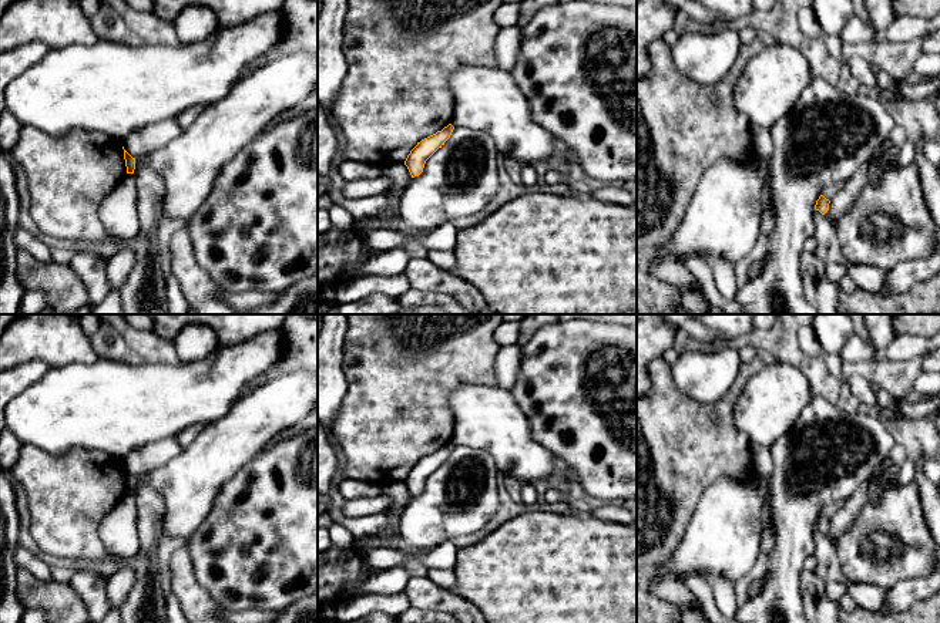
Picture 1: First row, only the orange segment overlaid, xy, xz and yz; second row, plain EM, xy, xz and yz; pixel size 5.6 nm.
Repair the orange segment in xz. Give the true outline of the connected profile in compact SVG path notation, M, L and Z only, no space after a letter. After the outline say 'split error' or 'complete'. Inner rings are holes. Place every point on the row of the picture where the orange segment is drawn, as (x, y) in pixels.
M449 124L442 131L437 131L436 134L417 142L404 161L412 178L419 176L423 172L426 161L444 145L453 129L454 127Z | complete

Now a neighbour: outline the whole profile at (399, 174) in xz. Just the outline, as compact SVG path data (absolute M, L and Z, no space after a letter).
M404 162L382 166L382 176L392 181L390 188L386 191L390 196L399 196L412 181L412 175Z

